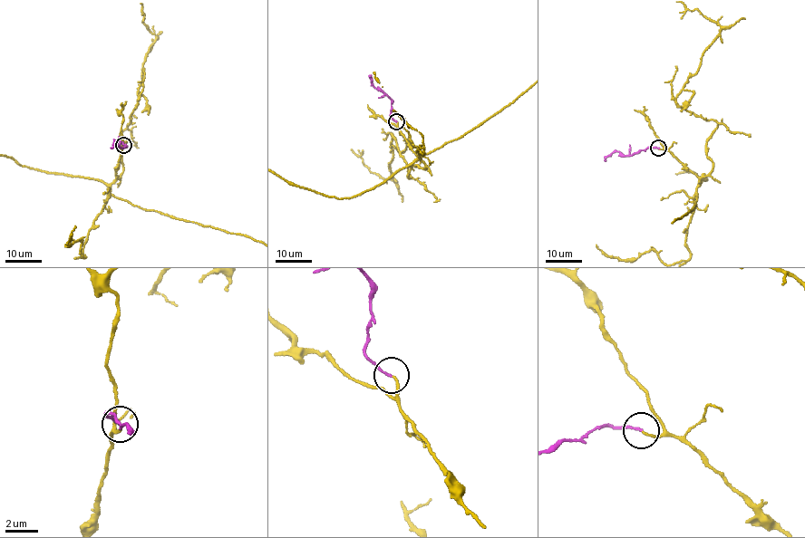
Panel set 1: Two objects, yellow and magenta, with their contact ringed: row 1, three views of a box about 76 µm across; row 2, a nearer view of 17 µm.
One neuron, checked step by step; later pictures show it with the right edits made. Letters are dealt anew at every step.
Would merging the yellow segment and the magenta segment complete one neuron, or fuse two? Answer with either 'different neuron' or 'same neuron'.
same neuron

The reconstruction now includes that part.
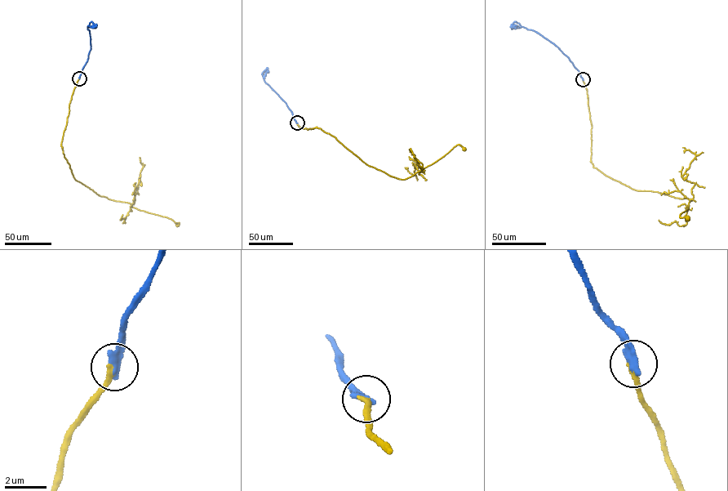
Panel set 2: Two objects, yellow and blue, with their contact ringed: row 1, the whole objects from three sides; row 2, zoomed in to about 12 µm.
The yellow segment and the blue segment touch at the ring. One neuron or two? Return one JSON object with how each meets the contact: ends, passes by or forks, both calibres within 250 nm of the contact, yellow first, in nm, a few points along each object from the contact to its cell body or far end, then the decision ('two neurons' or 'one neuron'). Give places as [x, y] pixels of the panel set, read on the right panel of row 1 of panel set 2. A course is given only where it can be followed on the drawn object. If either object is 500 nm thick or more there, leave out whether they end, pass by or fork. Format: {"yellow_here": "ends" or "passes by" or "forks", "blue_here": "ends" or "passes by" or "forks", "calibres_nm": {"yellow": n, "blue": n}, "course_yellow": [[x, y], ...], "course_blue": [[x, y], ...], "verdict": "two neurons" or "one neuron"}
{"yellow_here": "ends", "blue_here": "ends", "calibres_nm": {"yellow": 280, "blue": 400}, "course_yellow": [[583, 79], [592, 127], [593, 167], [637, 190], [656, 191], [691, 200], [687, 209], [680, 216], [687, 219]], "course_blue": [[583, 79], [557, 46], [534, 32], [516, 26]], "verdict": "two neurons"}

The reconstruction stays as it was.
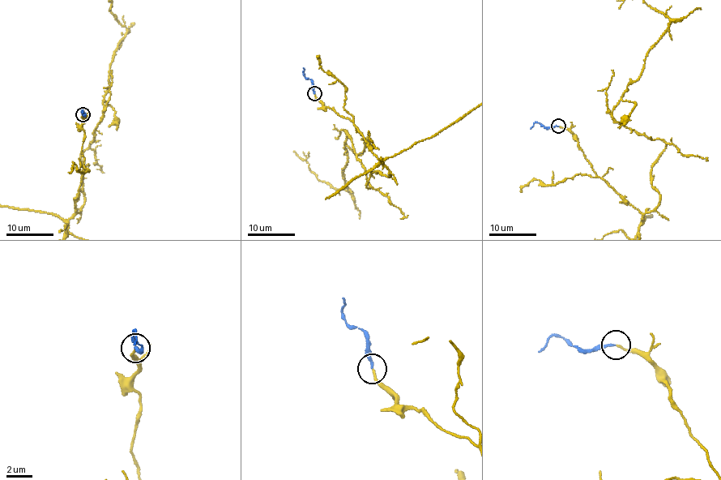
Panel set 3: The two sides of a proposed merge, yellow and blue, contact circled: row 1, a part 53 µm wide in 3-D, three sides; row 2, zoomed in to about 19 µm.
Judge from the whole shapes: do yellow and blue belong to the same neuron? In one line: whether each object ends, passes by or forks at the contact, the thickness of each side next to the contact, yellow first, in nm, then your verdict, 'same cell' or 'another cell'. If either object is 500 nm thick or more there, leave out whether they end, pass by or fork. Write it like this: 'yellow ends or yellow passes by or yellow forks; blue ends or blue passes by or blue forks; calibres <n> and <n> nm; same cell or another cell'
yellow ends; blue ends; calibres 130 and 180 nm; same cell

